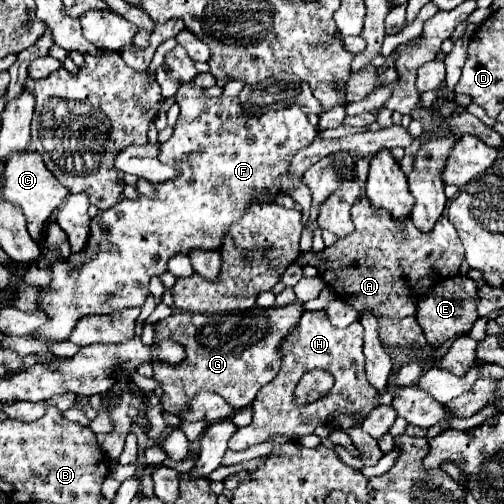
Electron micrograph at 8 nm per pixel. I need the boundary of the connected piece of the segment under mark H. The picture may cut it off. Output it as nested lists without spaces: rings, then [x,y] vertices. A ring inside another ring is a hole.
[[[304,312],[298,330],[290,336],[288,342],[284,342],[284,360],[282,368],[276,374],[272,382],[260,388],[258,396],[252,402],[254,410],[254,420],[250,426],[238,428],[238,432],[230,438],[228,446],[230,450],[246,450],[254,444],[262,444],[274,436],[286,436],[290,440],[298,440],[306,434],[312,434],[316,426],[320,424],[330,424],[338,414],[346,416],[360,416],[362,424],[372,408],[376,408],[378,402],[378,392],[368,384],[366,372],[364,372],[364,328],[360,322],[350,324],[344,330],[338,330],[330,324],[326,318],[326,312]],[[308,370],[328,370],[334,376],[334,388],[328,392],[328,396],[320,398],[316,404],[308,406],[296,406],[294,404],[294,388]]]

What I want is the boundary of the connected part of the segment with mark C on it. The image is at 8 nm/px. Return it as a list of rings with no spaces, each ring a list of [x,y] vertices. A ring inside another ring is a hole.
[[[22,152],[22,154],[10,156],[4,162],[4,170],[2,170],[2,196],[6,200],[16,202],[16,204],[22,206],[24,216],[28,220],[28,224],[26,224],[28,234],[38,242],[40,236],[42,236],[42,230],[44,230],[46,220],[64,202],[64,198],[68,196],[68,190],[44,166],[42,156],[38,152]]]

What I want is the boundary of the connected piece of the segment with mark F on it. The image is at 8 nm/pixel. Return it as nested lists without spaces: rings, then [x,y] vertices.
[[[182,84],[176,92],[176,104],[180,106],[180,118],[174,126],[174,132],[172,136],[160,144],[160,160],[164,160],[164,164],[176,168],[178,176],[172,178],[172,180],[166,180],[166,182],[160,182],[160,184],[154,184],[154,190],[156,194],[154,196],[140,196],[136,200],[120,200],[116,206],[96,214],[92,218],[92,224],[90,224],[90,238],[84,246],[84,250],[72,254],[68,260],[58,260],[56,264],[52,264],[52,282],[46,286],[46,288],[40,288],[40,298],[38,298],[38,306],[40,310],[48,316],[48,322],[38,328],[32,336],[38,338],[38,340],[48,340],[48,342],[66,342],[68,336],[72,334],[74,326],[78,324],[80,318],[84,316],[90,316],[90,314],[108,314],[108,312],[114,312],[114,310],[122,310],[122,308],[136,308],[136,306],[142,306],[146,302],[146,298],[150,296],[150,290],[148,290],[148,284],[150,284],[150,278],[152,276],[160,276],[162,272],[168,270],[168,260],[176,254],[190,254],[194,248],[202,248],[202,250],[220,250],[220,244],[222,244],[222,238],[226,236],[230,224],[234,224],[236,220],[240,220],[240,216],[244,214],[244,210],[254,204],[254,202],[268,202],[262,198],[264,192],[268,192],[270,196],[278,194],[280,192],[280,176],[284,176],[288,172],[288,162],[290,158],[312,144],[314,136],[316,136],[316,128],[308,122],[306,114],[298,108],[298,106],[292,106],[292,108],[282,108],[282,110],[268,110],[268,112],[260,112],[260,114],[248,114],[244,112],[238,96],[208,96],[204,94],[204,90],[196,84]]]

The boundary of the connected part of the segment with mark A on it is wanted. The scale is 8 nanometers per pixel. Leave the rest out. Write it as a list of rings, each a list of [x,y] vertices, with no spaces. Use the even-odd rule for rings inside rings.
[[[362,198],[352,208],[352,222],[356,230],[336,240],[322,252],[302,252],[298,266],[316,266],[326,280],[328,272],[334,272],[330,286],[344,302],[350,302],[358,314],[370,312],[378,318],[380,340],[392,350],[414,352],[426,346],[424,332],[416,322],[416,294],[428,292],[438,278],[458,274],[460,262],[464,260],[464,248],[456,234],[454,224],[446,214],[436,222],[434,230],[420,232],[412,220],[396,226],[396,220],[388,212],[372,212],[368,198]]]

